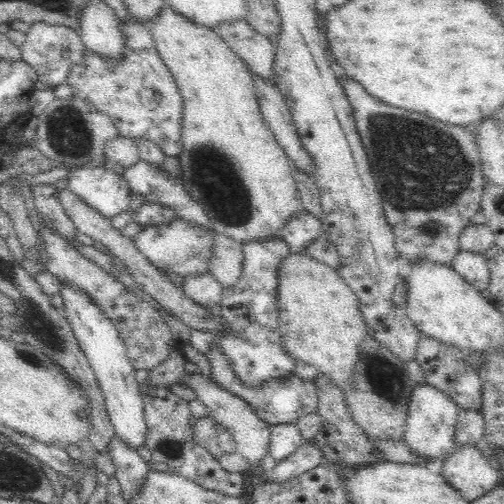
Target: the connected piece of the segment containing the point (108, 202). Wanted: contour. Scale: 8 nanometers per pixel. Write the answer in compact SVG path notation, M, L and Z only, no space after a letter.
M76 167L67 174L70 191L109 219L130 210L133 196L128 181L109 167Z

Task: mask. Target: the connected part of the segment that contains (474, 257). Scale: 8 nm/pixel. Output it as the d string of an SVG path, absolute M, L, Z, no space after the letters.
M461 250L456 254L452 268L472 288L480 292L488 288L491 275L485 255Z

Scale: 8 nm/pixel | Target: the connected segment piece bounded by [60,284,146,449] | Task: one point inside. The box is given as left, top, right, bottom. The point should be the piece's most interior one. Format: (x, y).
(99, 340)

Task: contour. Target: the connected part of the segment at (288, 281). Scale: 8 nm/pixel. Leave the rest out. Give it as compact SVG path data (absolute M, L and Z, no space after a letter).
M290 253L278 272L277 298L280 334L287 353L314 366L338 389L350 387L360 345L368 334L358 298L340 274L306 253Z

